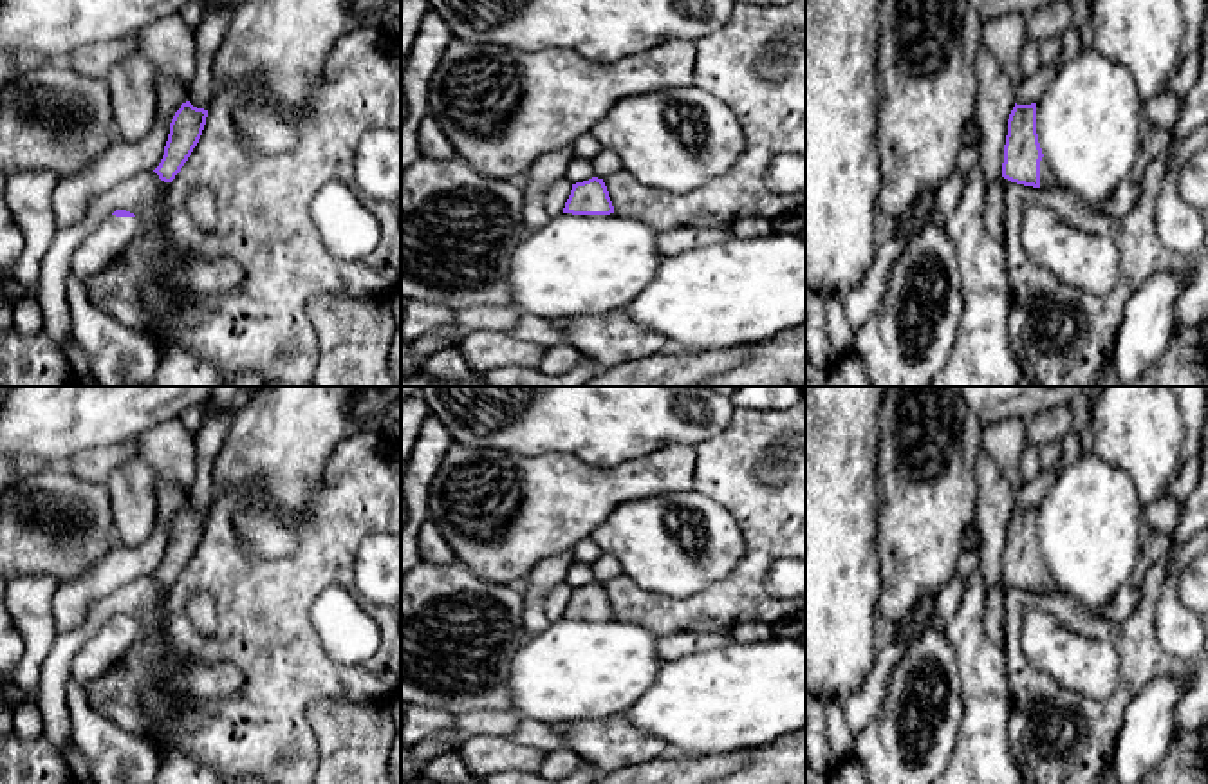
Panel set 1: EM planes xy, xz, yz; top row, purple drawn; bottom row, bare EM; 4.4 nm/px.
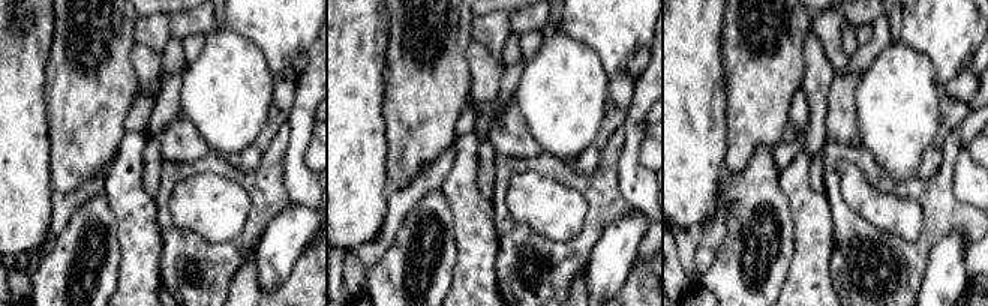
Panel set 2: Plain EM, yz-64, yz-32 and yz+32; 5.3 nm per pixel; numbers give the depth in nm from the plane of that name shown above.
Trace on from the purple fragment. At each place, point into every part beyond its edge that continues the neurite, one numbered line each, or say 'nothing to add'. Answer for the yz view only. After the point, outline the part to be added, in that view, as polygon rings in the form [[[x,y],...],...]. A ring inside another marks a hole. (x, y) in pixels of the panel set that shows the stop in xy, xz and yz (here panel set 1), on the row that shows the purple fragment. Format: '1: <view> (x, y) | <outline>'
1: yz (1046, 179) | [[[1044,157],[1040,161],[1040,188],[1056,188],[1056,182],[1053,179]]]

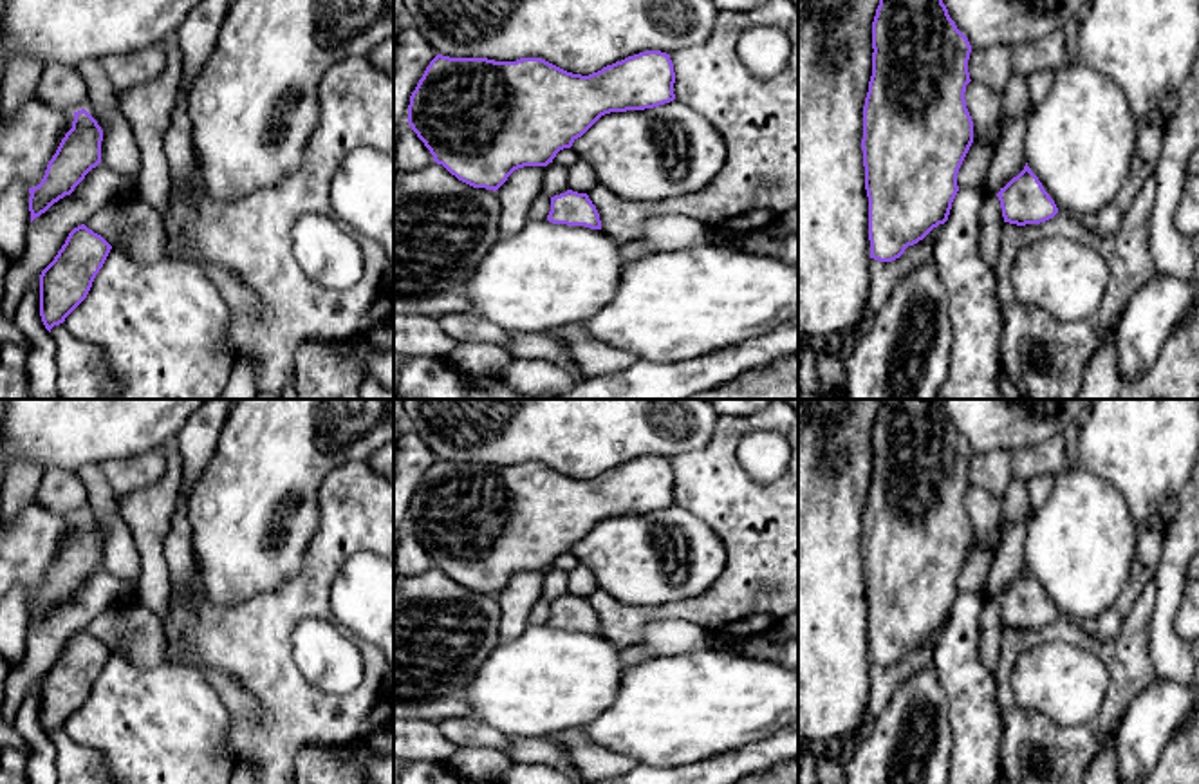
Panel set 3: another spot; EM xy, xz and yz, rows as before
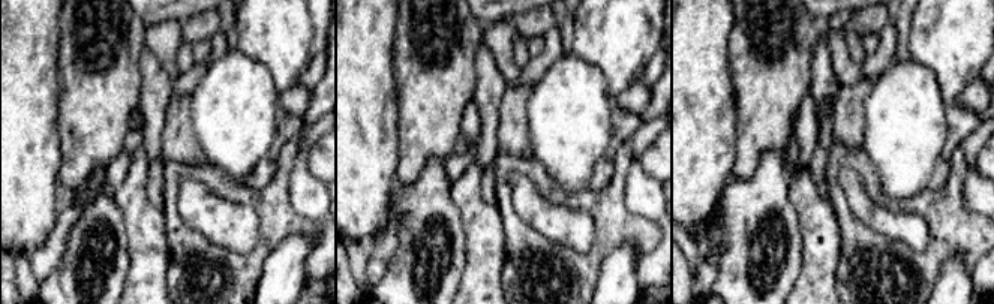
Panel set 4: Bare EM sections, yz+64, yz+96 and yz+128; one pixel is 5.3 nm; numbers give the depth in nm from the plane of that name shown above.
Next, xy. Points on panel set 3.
nothing to add

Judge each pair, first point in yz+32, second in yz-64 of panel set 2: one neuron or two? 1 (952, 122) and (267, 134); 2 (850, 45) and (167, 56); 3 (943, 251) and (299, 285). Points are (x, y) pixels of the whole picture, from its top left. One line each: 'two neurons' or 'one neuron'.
1: one neuron
2: one neuron
3: two neurons

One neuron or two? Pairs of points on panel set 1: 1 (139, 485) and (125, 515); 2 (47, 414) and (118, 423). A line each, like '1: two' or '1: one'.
1: one
2: one

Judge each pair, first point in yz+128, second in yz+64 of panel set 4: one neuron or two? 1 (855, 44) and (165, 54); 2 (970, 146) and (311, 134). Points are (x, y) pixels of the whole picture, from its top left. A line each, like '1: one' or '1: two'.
1: two
2: one

